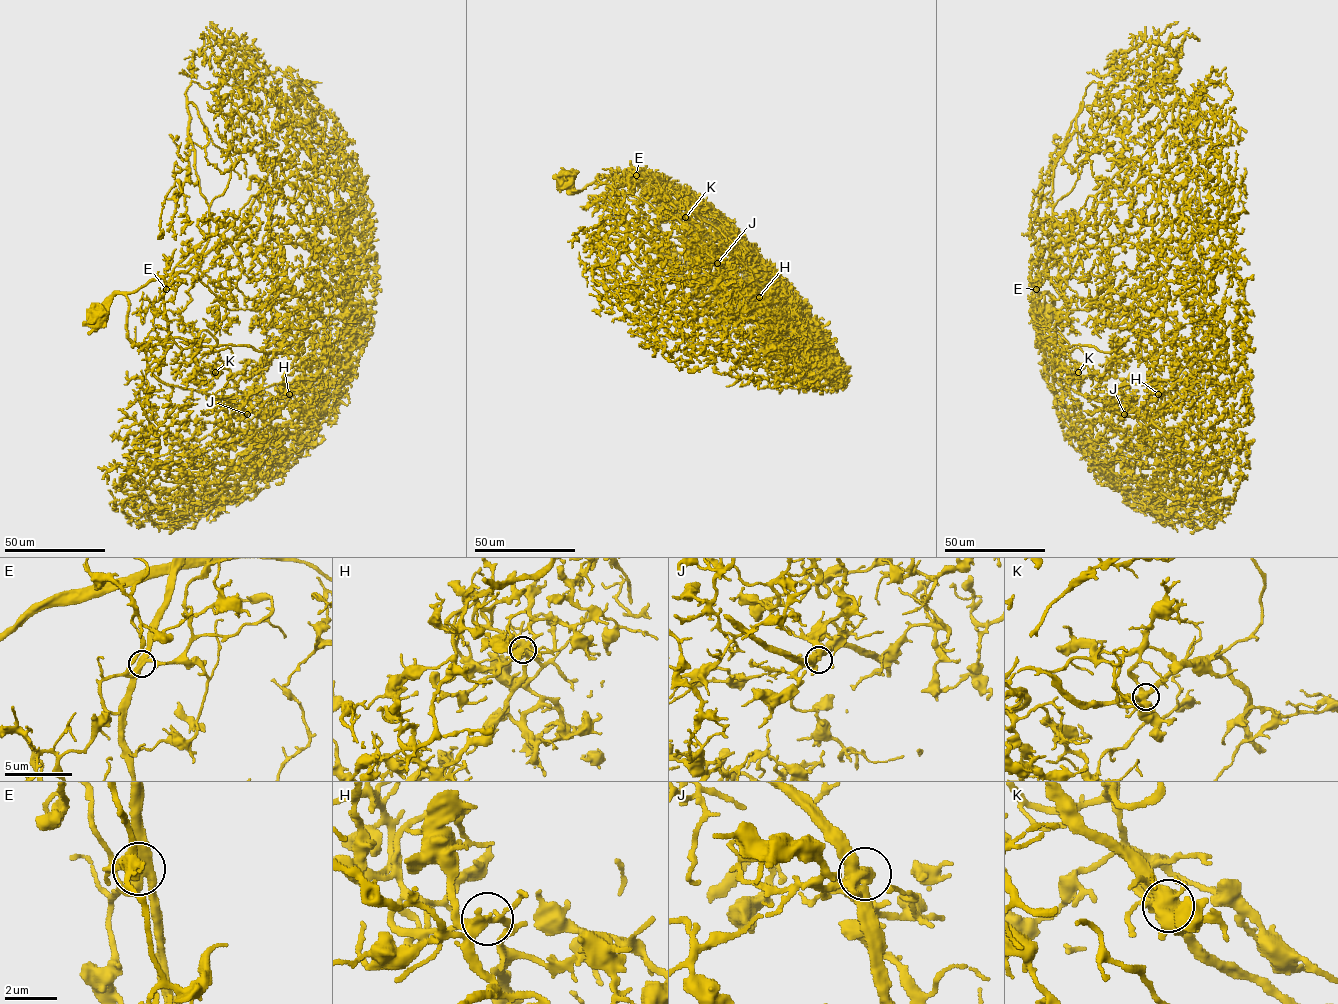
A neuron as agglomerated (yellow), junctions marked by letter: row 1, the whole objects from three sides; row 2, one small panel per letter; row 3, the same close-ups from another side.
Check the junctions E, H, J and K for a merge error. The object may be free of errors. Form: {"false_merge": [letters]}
{"false_merge": []}

